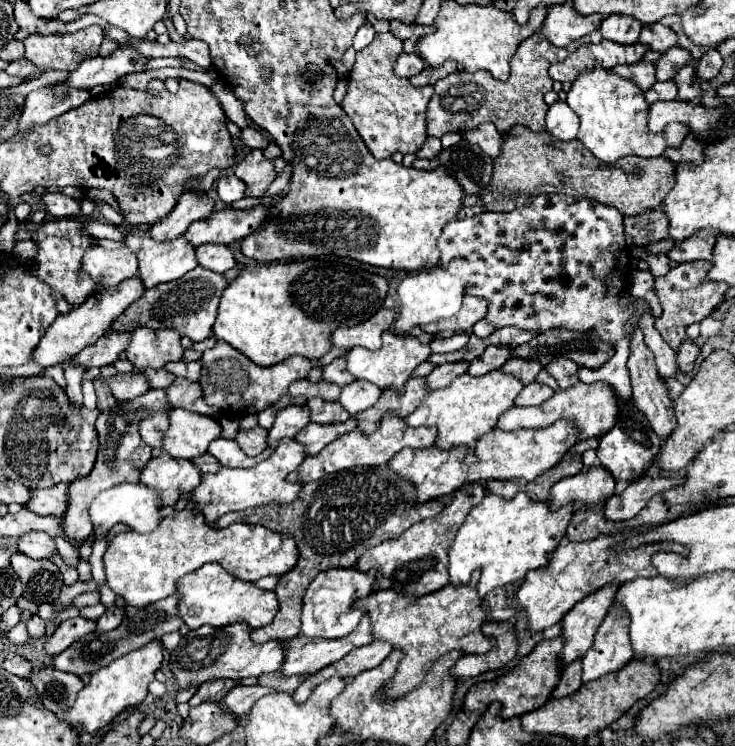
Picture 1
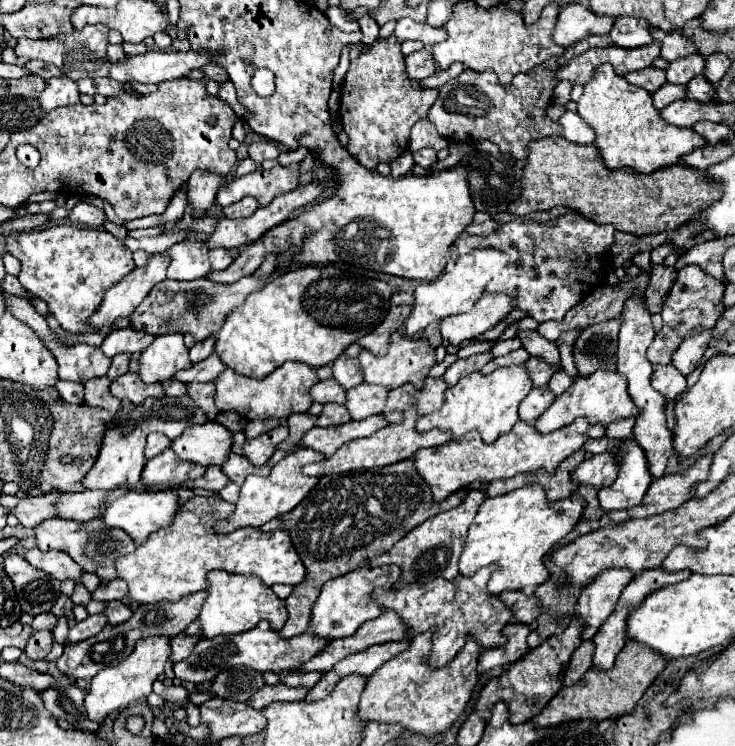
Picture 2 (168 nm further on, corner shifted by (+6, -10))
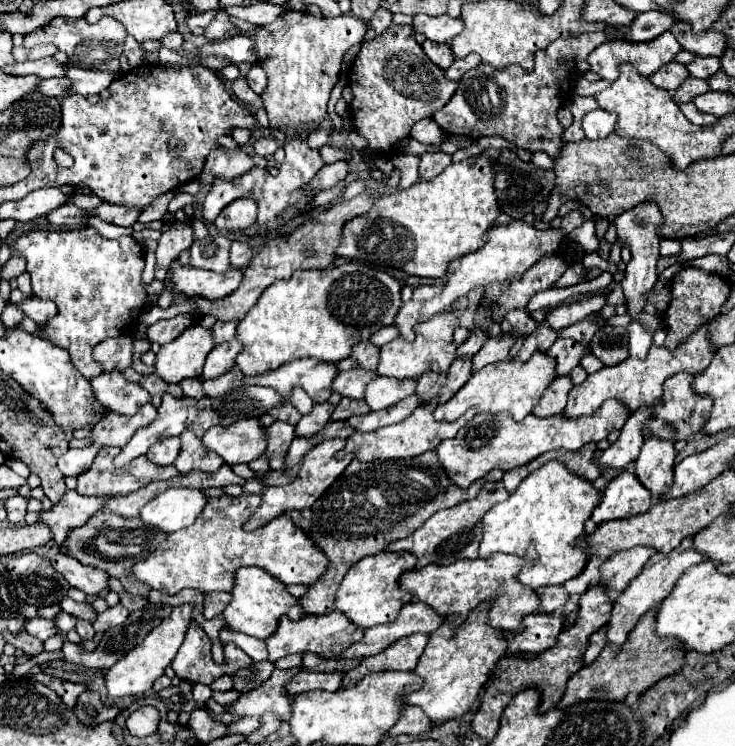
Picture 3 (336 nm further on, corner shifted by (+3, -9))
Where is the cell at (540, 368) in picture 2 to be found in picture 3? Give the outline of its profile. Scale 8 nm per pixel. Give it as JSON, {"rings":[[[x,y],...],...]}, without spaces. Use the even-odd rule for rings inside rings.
{"rings":[[[557,339],[551,349],[545,351],[545,355],[549,355],[551,359],[555,359],[555,373],[557,377],[567,375],[571,369],[575,369],[579,365],[579,359],[589,351],[589,347],[583,347],[581,343],[573,341],[573,339]]]}

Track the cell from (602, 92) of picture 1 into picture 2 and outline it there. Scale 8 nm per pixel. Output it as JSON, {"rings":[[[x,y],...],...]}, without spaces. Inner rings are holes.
{"rings":[[[602,64],[596,76],[584,86],[584,94],[578,100],[578,114],[594,128],[594,144],[600,148],[602,160],[608,168],[628,166],[634,172],[650,174],[680,162],[680,158],[694,148],[708,144],[692,128],[666,124],[660,118],[660,110],[654,108],[652,94],[630,84],[624,76],[618,76],[610,64]]]}

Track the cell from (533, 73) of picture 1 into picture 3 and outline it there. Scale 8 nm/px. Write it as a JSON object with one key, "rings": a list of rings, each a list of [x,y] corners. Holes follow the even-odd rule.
{"rings":[[[607,29],[597,33],[583,33],[579,37],[557,39],[545,51],[537,53],[535,69],[531,73],[521,71],[521,67],[507,67],[505,71],[497,71],[495,67],[479,63],[459,79],[457,91],[449,103],[433,115],[433,119],[447,135],[465,135],[469,139],[497,135],[525,151],[543,151],[553,157],[563,143],[565,129],[557,121],[557,109],[563,105],[563,93],[567,95],[567,83],[571,91],[571,65],[575,65],[575,61],[583,61],[585,55],[589,55],[605,41],[609,41]]]}

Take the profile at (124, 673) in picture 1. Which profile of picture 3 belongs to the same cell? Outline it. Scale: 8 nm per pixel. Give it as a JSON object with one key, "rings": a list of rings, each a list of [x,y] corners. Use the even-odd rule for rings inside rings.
{"rings":[[[177,605],[169,619],[157,625],[141,645],[137,645],[133,651],[129,651],[129,655],[125,655],[121,661],[117,661],[111,669],[105,671],[105,687],[109,701],[117,701],[119,697],[135,697],[153,687],[153,681],[165,673],[165,667],[171,665],[175,653],[183,643],[187,625],[191,621],[191,609],[191,605]]]}

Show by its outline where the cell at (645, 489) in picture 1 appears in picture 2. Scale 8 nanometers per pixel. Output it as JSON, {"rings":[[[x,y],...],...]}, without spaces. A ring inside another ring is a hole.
{"rings":[[[706,454],[696,460],[696,464],[688,466],[680,474],[668,474],[662,478],[652,480],[644,504],[630,508],[630,518],[648,518],[654,514],[662,514],[668,510],[676,510],[680,504],[690,500],[694,496],[696,484],[704,482],[708,478],[708,468],[712,462],[712,454]]]}

